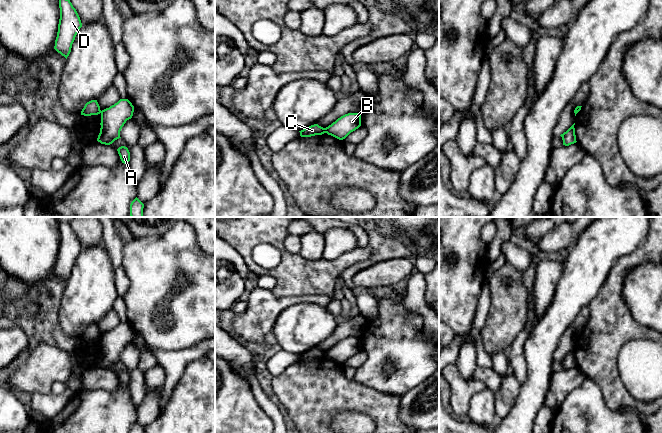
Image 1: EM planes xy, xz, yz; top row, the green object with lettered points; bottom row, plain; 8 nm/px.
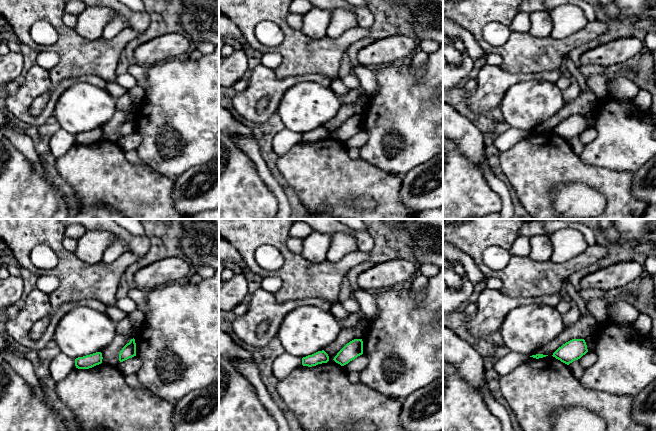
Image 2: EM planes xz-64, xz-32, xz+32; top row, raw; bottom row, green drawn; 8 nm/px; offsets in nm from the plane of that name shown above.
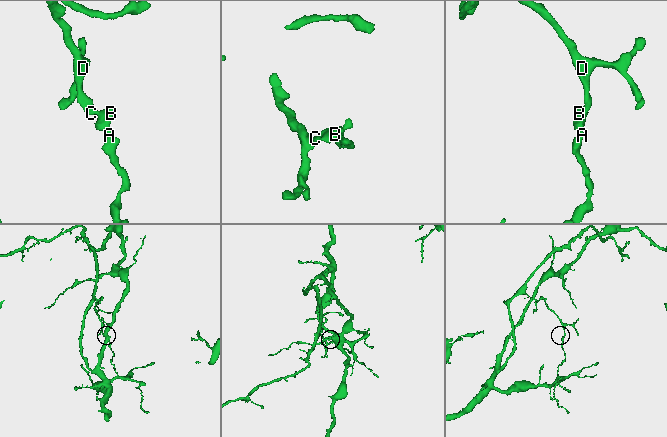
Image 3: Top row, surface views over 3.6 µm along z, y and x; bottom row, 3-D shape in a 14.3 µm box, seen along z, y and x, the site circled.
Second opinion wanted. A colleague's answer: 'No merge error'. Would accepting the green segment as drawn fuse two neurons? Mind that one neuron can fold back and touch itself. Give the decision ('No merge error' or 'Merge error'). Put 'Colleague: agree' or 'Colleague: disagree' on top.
Colleague: disagree
Merge error

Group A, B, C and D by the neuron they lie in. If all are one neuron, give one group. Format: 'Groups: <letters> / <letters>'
Groups: A B / C D

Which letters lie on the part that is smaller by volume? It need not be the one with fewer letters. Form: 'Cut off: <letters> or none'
Cut off: C, D

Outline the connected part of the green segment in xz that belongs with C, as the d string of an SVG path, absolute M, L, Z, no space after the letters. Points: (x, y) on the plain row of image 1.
M318 348L311 349L301 355L300 360L301 361L311 361L315 359L322 359L325 357L325 352L319 350Z

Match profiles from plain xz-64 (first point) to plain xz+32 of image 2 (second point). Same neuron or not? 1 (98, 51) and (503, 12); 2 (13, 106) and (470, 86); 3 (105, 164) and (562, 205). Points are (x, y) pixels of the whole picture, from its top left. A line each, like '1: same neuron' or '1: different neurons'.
1: same neuron
2: different neurons
3: different neurons

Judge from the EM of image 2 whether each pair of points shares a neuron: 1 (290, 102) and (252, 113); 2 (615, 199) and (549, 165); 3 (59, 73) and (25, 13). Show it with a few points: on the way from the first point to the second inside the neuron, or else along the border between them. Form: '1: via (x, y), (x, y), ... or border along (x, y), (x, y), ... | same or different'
1: border along (292, 85), (282, 97), (276, 113) | different
2: via (600, 182), (591, 175), (566, 167) | same
3: via (66, 53), (65, 32), (45, 13) | same

